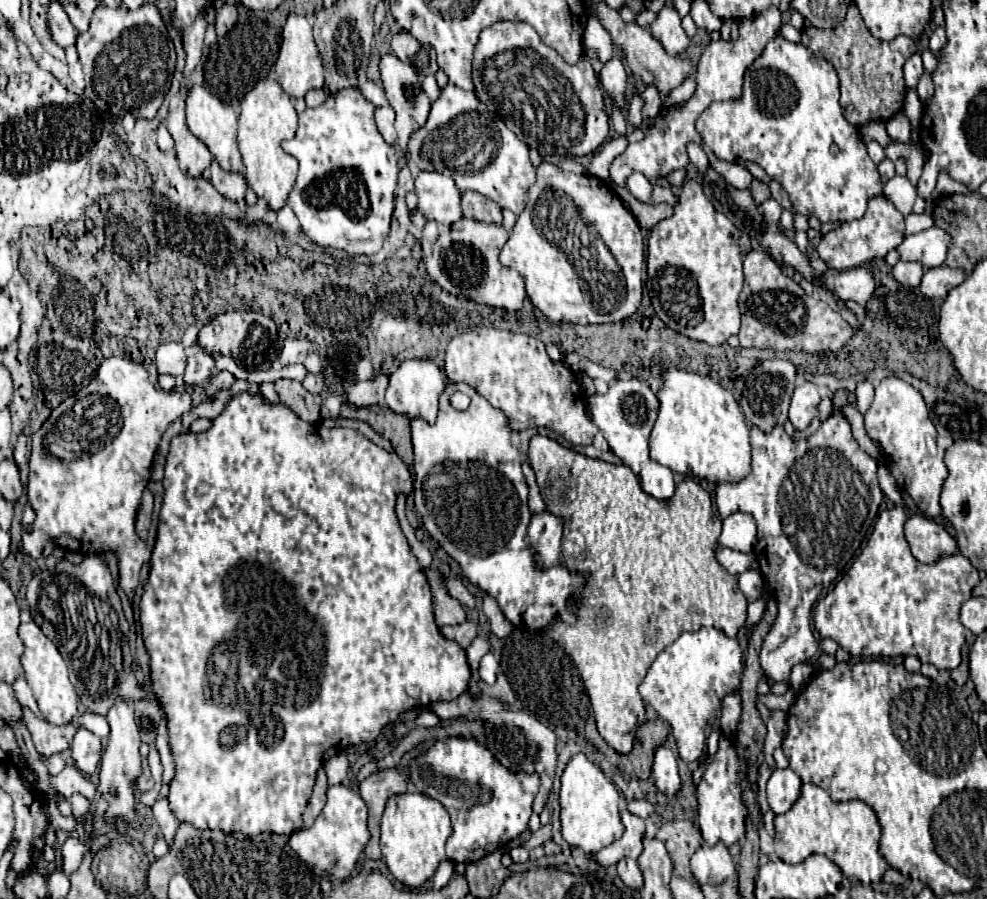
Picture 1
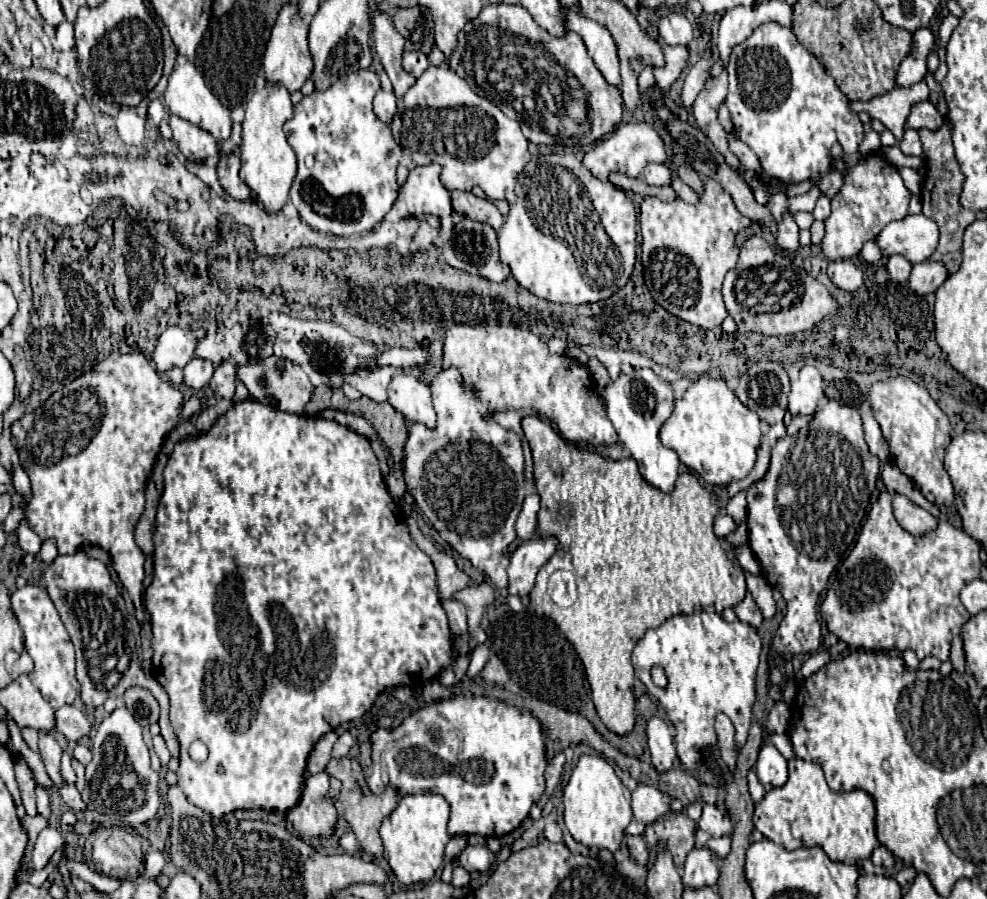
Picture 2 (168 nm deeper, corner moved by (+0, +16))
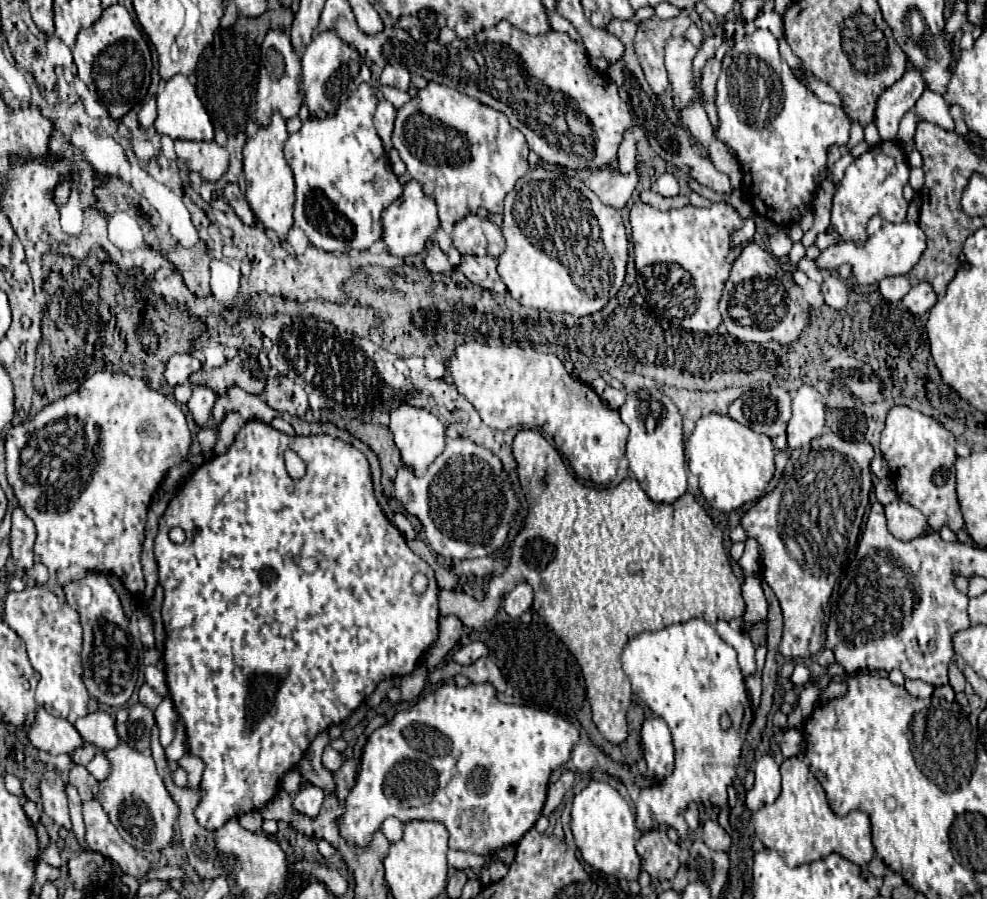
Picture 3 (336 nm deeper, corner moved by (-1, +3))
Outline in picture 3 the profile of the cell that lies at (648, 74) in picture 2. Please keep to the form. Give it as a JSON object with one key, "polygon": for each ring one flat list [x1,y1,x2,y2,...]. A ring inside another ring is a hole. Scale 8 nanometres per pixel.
{"polygon":[[683,11,679,17,669,21,651,17,639,23,639,29,635,35,635,55,655,95,661,95,669,87,669,77,663,61,665,57,663,47,669,37,683,37,689,25,691,25,691,19,687,11]]}

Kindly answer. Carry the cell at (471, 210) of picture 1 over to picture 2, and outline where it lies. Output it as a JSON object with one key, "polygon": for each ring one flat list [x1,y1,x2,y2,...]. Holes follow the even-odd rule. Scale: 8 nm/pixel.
{"polygon":[[452,192,452,208,458,214,464,214,478,222,486,222,494,228,502,226,502,222,504,222,504,216,500,216,500,220,498,220,500,212,494,206,494,202,490,202,486,198,478,198,472,192]]}

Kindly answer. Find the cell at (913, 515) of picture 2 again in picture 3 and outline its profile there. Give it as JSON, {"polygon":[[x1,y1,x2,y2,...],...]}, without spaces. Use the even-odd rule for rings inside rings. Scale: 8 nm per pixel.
{"polygon":[[901,499,885,505,885,515,889,531,901,541,911,541,927,533,927,519,923,517,923,513]]}

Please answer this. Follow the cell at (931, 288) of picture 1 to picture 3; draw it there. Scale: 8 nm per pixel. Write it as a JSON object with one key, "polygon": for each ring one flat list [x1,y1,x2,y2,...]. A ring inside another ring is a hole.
{"polygon":[[927,281,913,285,911,291,903,297,903,305,915,315,927,313,935,303,937,303,937,295,931,289,931,285,927,285]]}

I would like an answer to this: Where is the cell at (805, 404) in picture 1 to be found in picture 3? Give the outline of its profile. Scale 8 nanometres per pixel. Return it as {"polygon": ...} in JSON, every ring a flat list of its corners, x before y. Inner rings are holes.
{"polygon":[[803,385,793,397,793,415,787,425,789,447,797,449,826,429,825,405,821,393,813,385]]}

